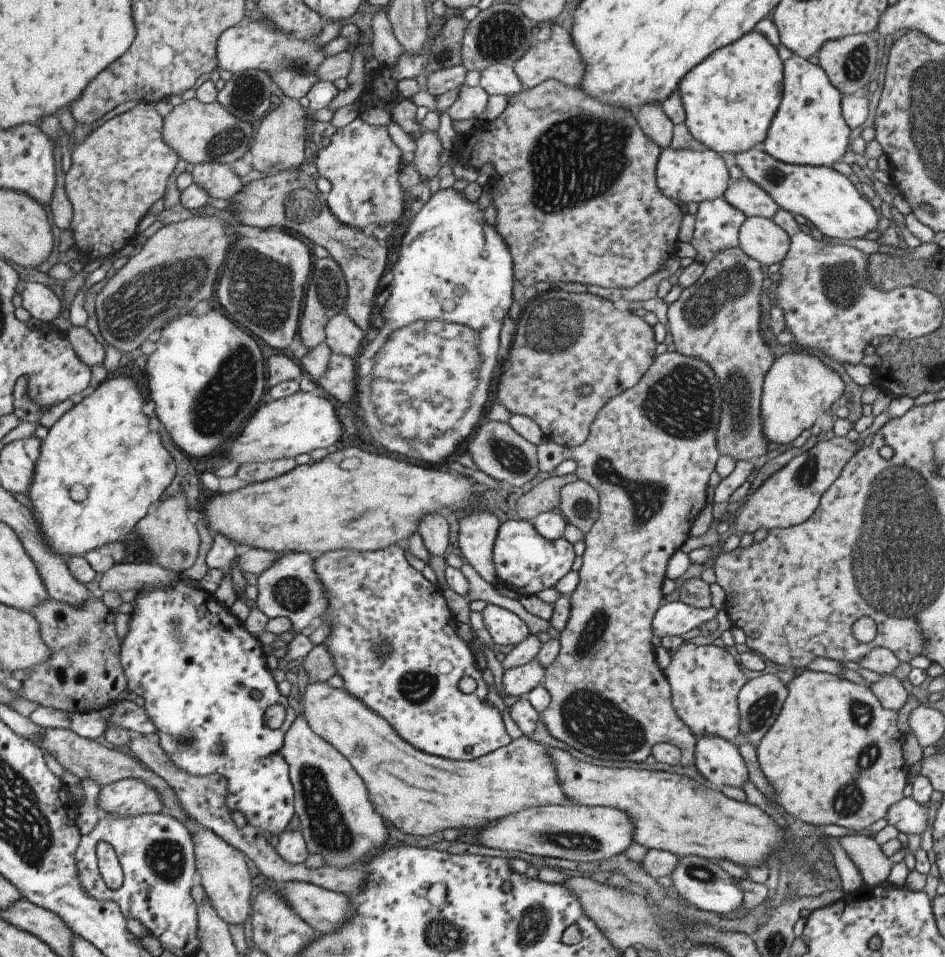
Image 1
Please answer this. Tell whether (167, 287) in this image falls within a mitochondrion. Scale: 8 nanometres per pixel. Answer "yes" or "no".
yes

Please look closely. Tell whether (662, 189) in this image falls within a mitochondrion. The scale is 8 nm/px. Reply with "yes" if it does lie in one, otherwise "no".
no

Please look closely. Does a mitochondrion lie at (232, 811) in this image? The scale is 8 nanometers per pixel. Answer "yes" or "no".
no

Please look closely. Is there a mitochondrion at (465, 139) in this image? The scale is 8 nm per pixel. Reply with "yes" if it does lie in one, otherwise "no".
no

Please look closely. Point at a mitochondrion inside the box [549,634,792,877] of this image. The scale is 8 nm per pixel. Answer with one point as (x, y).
(595, 722)

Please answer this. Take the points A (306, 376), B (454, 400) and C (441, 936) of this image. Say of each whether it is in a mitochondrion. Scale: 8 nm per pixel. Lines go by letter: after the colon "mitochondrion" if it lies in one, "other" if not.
A: other
B: other
C: mitochondrion

